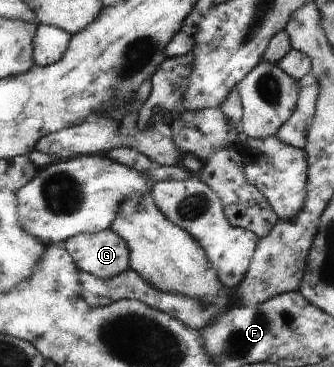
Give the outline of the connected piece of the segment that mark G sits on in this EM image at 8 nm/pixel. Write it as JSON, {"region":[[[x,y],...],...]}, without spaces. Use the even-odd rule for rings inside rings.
{"region":[[[112,229],[75,236],[66,242],[65,249],[82,272],[104,280],[116,278],[132,268],[129,244]]]}

